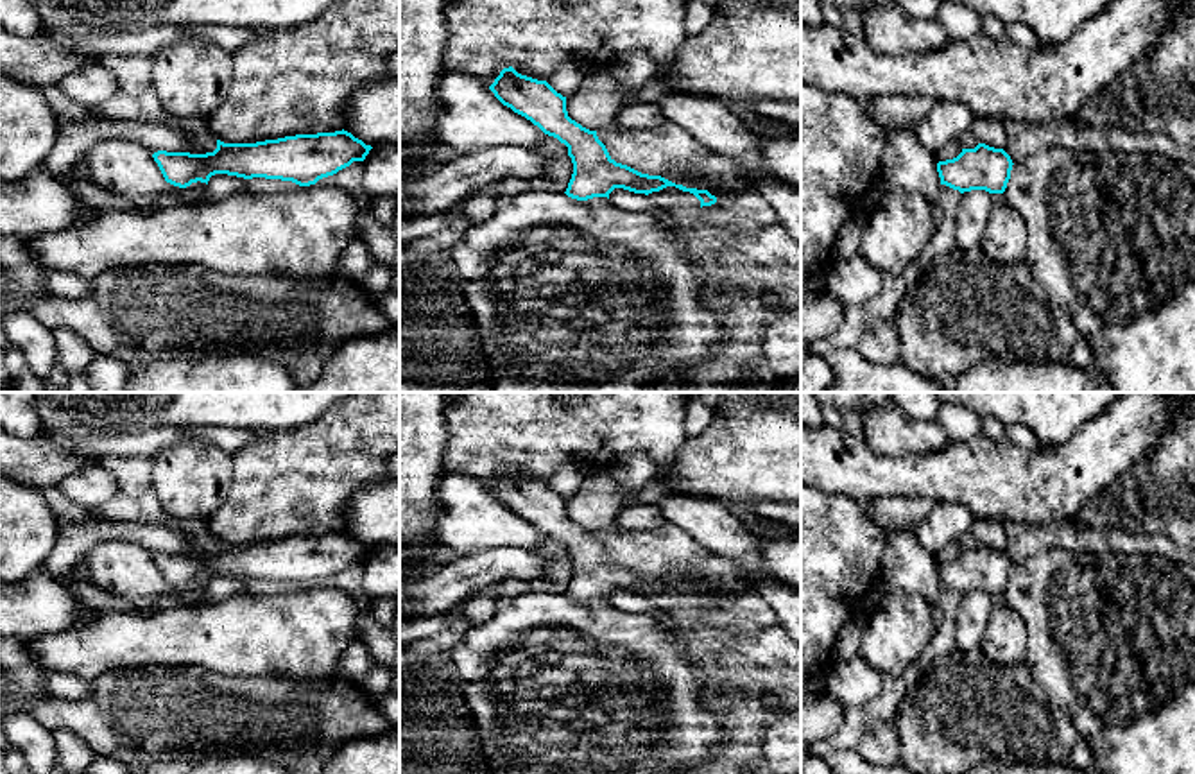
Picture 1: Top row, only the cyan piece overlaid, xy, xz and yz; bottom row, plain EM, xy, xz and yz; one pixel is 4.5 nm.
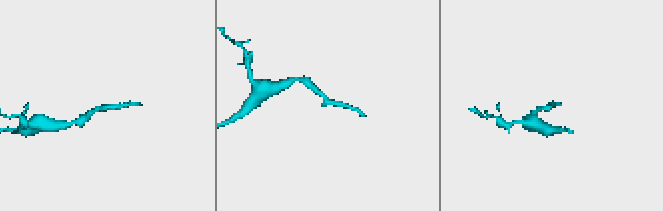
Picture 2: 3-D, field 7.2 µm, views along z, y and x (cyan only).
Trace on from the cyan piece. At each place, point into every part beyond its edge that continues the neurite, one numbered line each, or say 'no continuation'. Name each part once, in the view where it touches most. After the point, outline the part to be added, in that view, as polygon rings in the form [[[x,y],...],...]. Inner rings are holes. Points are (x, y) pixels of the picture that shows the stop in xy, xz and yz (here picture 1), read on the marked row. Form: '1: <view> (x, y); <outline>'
no continuation

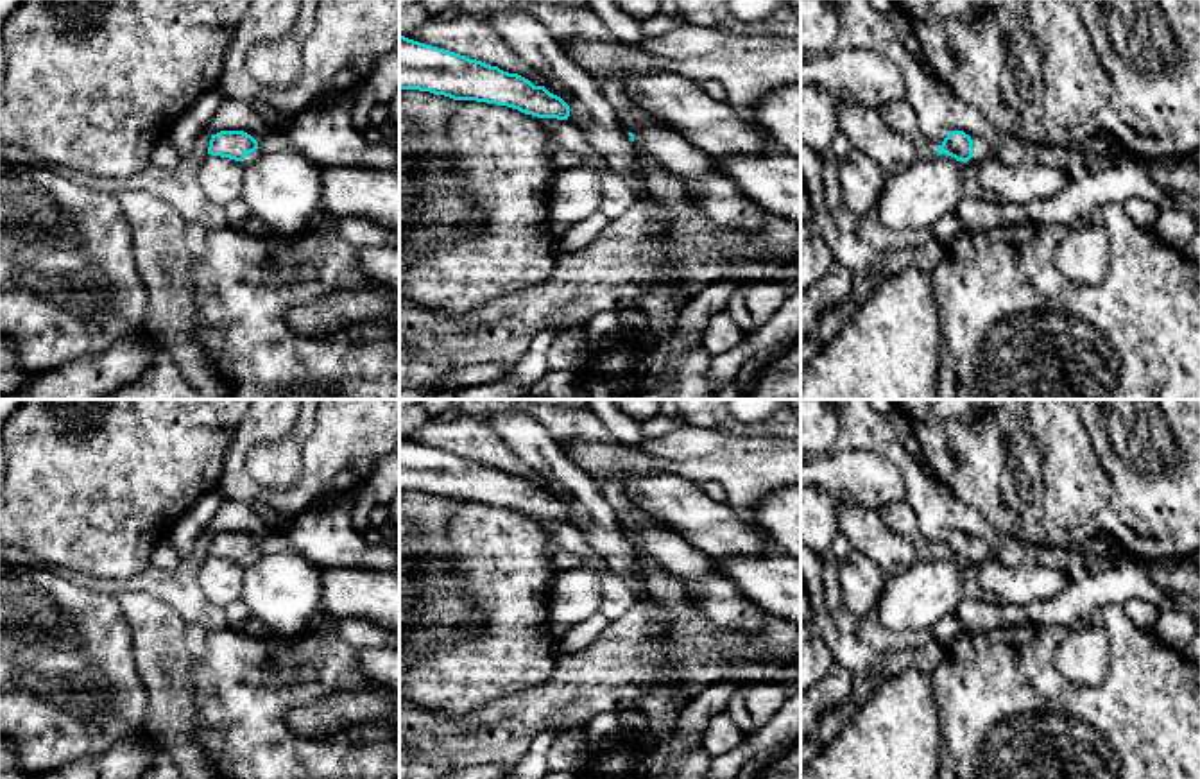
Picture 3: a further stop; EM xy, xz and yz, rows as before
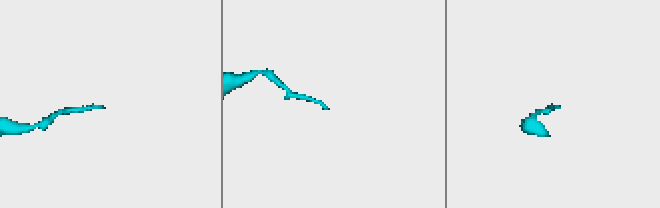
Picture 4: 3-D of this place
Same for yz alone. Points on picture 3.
1: yz (982, 153); [[[971,136],[971,140],[973,140],[974,154],[969,159],[969,163],[978,165],[983,159],[990,158],[989,145],[981,138]]]

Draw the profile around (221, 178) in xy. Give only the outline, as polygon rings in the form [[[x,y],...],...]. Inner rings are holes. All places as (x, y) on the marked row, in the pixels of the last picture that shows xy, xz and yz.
[[[208,154],[197,168],[199,183],[215,206],[226,206],[242,197],[244,163]]]

